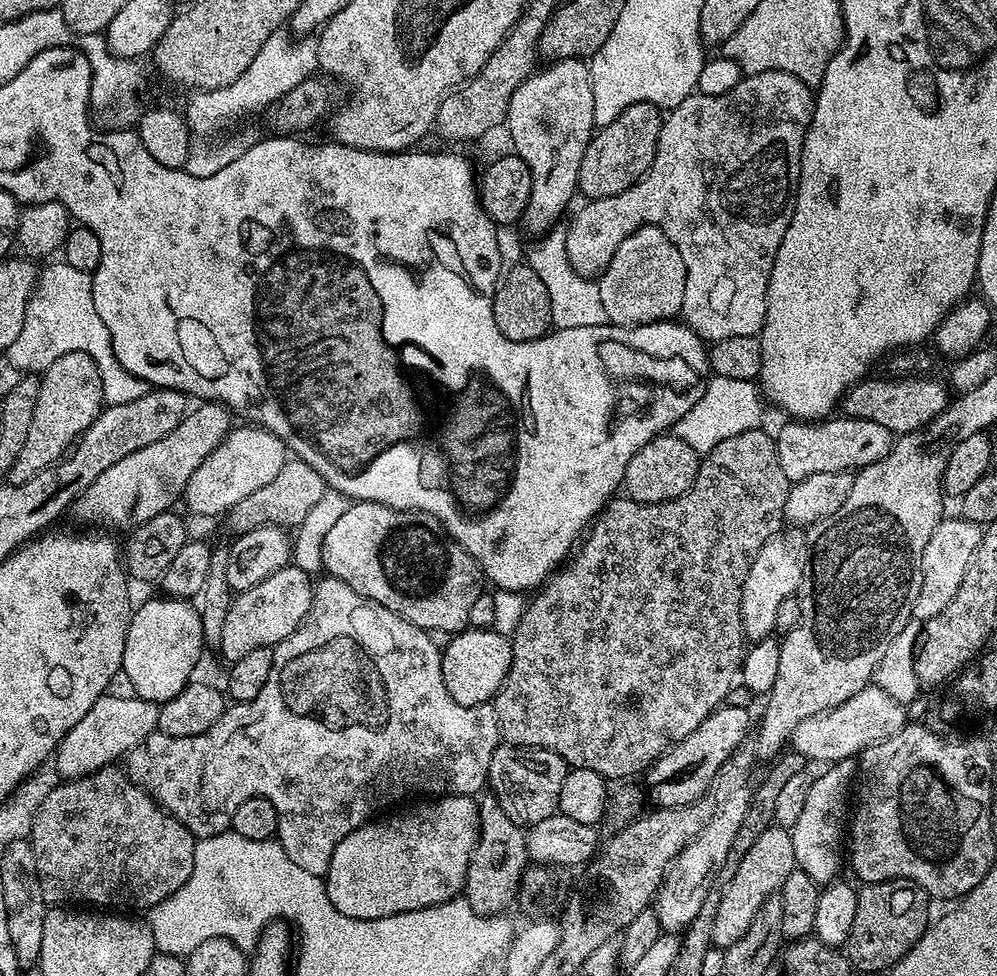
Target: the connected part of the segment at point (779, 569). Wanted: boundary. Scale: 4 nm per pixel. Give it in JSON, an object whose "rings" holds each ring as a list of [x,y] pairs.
{"rings":[[[785,534],[771,536],[770,539],[758,550],[758,558],[750,566],[746,574],[746,582],[742,585],[742,602],[740,603],[740,626],[745,637],[749,641],[766,640],[773,635],[778,618],[778,605],[786,602],[788,596],[795,596],[800,590],[800,580],[804,577],[804,561],[802,559],[802,548]]]}

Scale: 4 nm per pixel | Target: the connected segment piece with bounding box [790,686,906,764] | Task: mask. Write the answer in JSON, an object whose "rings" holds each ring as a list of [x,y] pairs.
{"rings":[[[875,686],[858,690],[854,698],[842,702],[838,707],[811,715],[800,722],[790,746],[793,751],[802,753],[806,760],[816,760],[821,764],[836,763],[839,760],[859,757],[869,744],[890,738],[906,723],[905,705],[890,694]]]}

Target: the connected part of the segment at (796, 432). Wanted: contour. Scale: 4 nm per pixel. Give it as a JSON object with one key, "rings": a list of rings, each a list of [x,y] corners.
{"rings":[[[851,418],[832,419],[825,419],[815,426],[784,428],[780,433],[775,433],[778,462],[782,466],[782,474],[786,474],[788,481],[810,478],[810,474],[859,470],[886,458],[893,446],[894,433],[886,430],[886,426],[878,426],[878,422]]]}

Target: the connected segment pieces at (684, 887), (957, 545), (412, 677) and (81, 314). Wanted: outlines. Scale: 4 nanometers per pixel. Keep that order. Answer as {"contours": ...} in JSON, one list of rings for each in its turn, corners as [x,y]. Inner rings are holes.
{"contours":[[[[717,811],[716,815],[710,818],[708,825],[681,852],[677,853],[671,864],[668,865],[666,883],[661,887],[654,900],[654,911],[660,917],[661,929],[680,930],[689,923],[688,903],[691,902],[696,887],[711,874],[712,863],[715,860],[727,858],[728,851],[731,850],[732,843],[735,842],[736,835],[740,832],[740,824],[724,811]]],[[[941,519],[934,534],[930,534],[930,542],[924,544],[918,561],[918,583],[910,600],[913,621],[923,622],[934,618],[934,614],[942,614],[942,610],[950,606],[950,598],[958,594],[958,586],[962,586],[962,578],[966,578],[966,566],[970,566],[970,558],[978,550],[981,531],[981,525],[972,521]]],[[[325,575],[323,579],[315,581],[312,609],[309,610],[303,624],[299,624],[282,643],[272,648],[270,678],[266,678],[266,686],[262,686],[258,698],[225,707],[222,718],[218,718],[218,722],[214,722],[214,726],[210,726],[210,730],[202,734],[174,738],[158,730],[154,731],[126,755],[128,779],[150,793],[161,808],[165,808],[171,816],[178,818],[178,822],[182,822],[182,826],[186,826],[197,838],[229,831],[232,827],[234,810],[238,810],[238,806],[242,806],[246,798],[262,796],[274,802],[278,814],[276,836],[280,845],[286,850],[286,854],[290,854],[291,860],[297,866],[302,866],[302,870],[321,878],[328,875],[334,846],[338,846],[338,842],[342,842],[346,834],[361,828],[373,815],[372,808],[384,808],[387,804],[402,799],[403,796],[414,795],[415,792],[471,797],[475,797],[476,792],[483,793],[488,782],[488,771],[494,758],[494,750],[502,743],[498,718],[491,703],[462,706],[462,702],[454,702],[454,698],[450,698],[450,690],[446,690],[446,682],[442,678],[442,650],[430,642],[425,629],[414,626],[406,618],[394,614],[394,610],[386,610],[386,606],[373,604],[364,596],[359,596],[354,589],[346,586],[346,582],[336,580],[330,575]]],[[[57,262],[49,268],[39,269],[36,284],[32,287],[32,297],[26,306],[22,330],[18,330],[18,338],[10,342],[4,356],[12,367],[20,370],[18,372],[38,374],[49,368],[62,354],[71,352],[90,354],[99,370],[101,397],[107,405],[132,402],[145,397],[152,389],[144,379],[130,374],[113,353],[110,330],[106,330],[106,322],[102,322],[102,318],[98,318],[98,310],[94,310],[91,275],[74,270],[74,266],[69,264]]]]}

